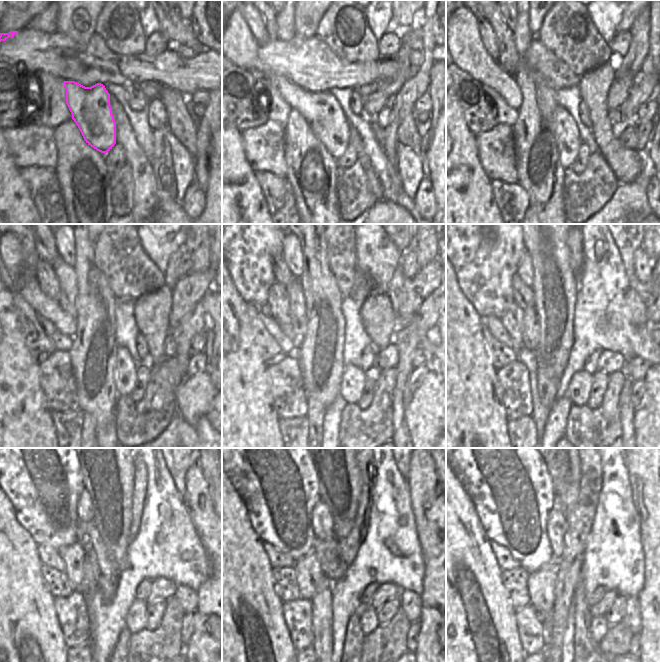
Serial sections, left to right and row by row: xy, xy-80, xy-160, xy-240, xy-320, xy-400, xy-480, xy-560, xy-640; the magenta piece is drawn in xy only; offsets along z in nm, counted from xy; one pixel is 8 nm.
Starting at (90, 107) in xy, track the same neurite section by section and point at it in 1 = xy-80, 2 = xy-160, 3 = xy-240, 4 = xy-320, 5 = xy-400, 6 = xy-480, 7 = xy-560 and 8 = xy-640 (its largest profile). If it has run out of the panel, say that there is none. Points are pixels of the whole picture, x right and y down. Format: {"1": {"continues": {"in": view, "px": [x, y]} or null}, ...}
{"1": {"continues": {"in": "xy-80", "px": [322, 111]}}, "2": {"continues": {"in": "xy-160", "px": [466, 49]}}, "3": {"continues": {"in": "xy-240", "px": [24, 282]}}, "4": {"continues": {"in": "xy-320", "px": [353, 379]}}, "5": {"continues": {"in": "xy-400", "px": [579, 388]}}, "6": {"continues": {"in": "xy-480", "px": [136, 616]}}, "7": {"continues": {"in": "xy-560", "px": [368, 620]}}, "8": {"continues": {"in": "xy-640", "px": [598, 625]}}}

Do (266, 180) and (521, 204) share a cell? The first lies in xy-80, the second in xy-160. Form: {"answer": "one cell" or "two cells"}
{"answer": "one cell"}

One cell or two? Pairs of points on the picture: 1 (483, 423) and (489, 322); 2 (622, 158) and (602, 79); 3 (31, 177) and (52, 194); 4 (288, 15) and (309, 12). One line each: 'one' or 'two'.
1: two
2: one
3: one
4: two

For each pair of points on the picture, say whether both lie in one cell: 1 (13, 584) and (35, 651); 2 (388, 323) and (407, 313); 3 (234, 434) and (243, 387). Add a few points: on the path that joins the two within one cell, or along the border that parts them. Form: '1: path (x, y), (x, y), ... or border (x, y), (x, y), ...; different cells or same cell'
1: path (13, 601), (13, 616), (22, 634); same cell
2: border (395, 313), (395, 325), (397, 327); different cells
3: path (234, 422), (234, 399); same cell

